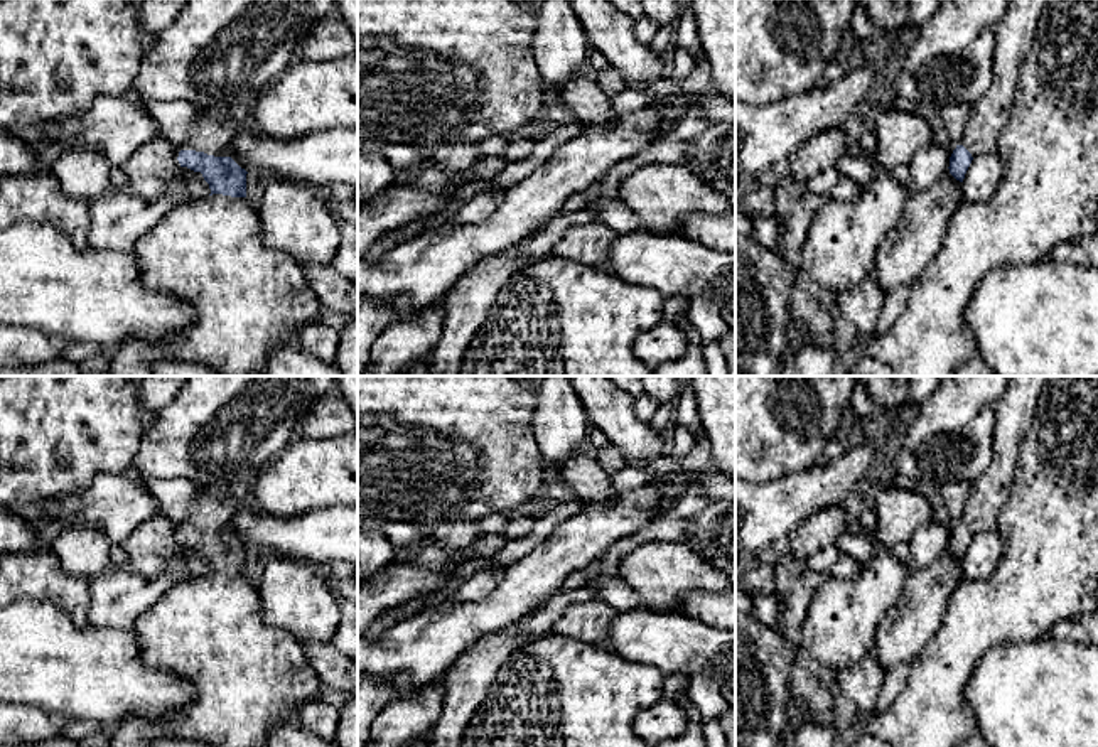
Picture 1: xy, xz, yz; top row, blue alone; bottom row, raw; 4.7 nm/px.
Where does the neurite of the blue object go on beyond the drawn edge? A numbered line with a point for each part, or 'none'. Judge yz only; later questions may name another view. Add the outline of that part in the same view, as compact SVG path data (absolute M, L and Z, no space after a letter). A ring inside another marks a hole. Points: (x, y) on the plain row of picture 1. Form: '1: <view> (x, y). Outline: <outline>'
1: yz (1014, 415). Outline: M1009 376L1007 390L998 401L992 438L992 464L983 476L973 482L966 501L963 524L972 535L995 529L998 514L1012 491L1012 476L1039 395L1051 376Z

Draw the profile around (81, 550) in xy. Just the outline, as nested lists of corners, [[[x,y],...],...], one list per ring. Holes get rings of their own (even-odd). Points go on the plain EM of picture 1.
[[[69,524],[52,541],[51,551],[57,556],[64,573],[91,580],[113,567],[111,545],[101,528]]]

